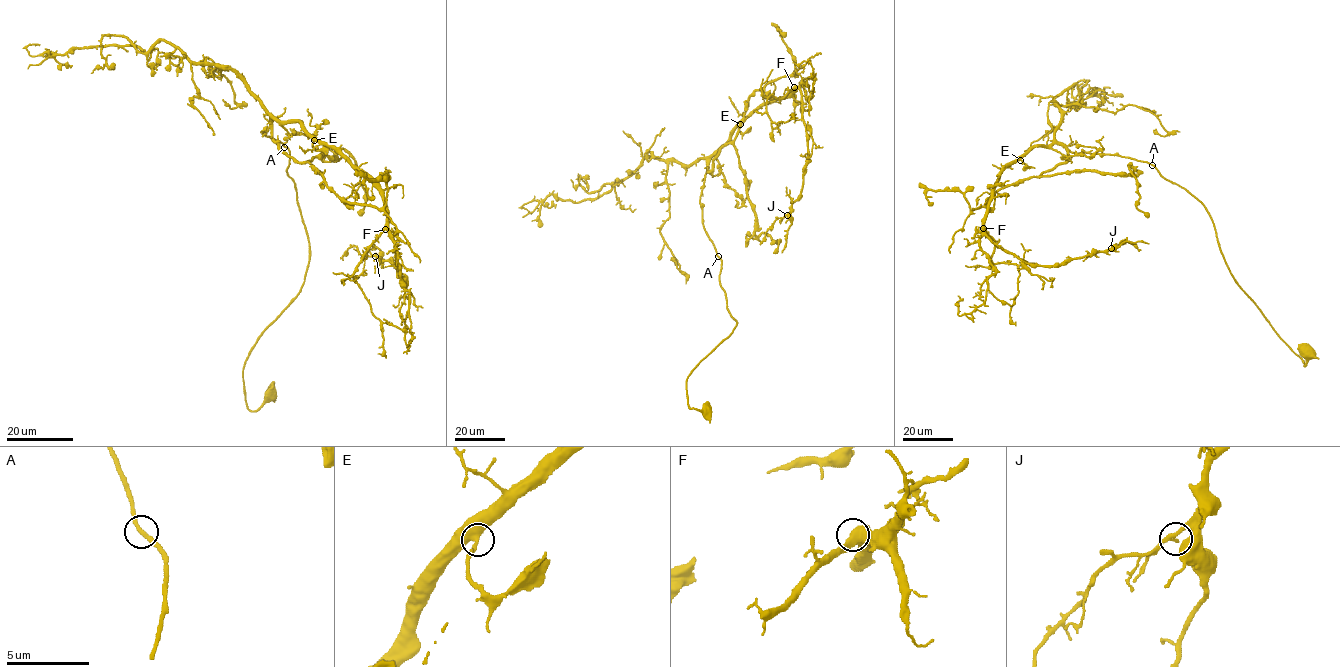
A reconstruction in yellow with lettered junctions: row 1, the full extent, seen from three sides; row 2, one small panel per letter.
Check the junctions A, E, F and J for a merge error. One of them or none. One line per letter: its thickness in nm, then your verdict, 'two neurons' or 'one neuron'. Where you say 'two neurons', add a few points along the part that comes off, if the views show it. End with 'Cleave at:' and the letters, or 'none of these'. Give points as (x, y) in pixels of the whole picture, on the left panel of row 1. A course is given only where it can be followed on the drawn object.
A: 200 nm thick; one neuron
E: 460 nm thick; one neuron
F: 600 nm thick; one neuron
J: 280 nm thick; one neuron
Cleave at: none of these

